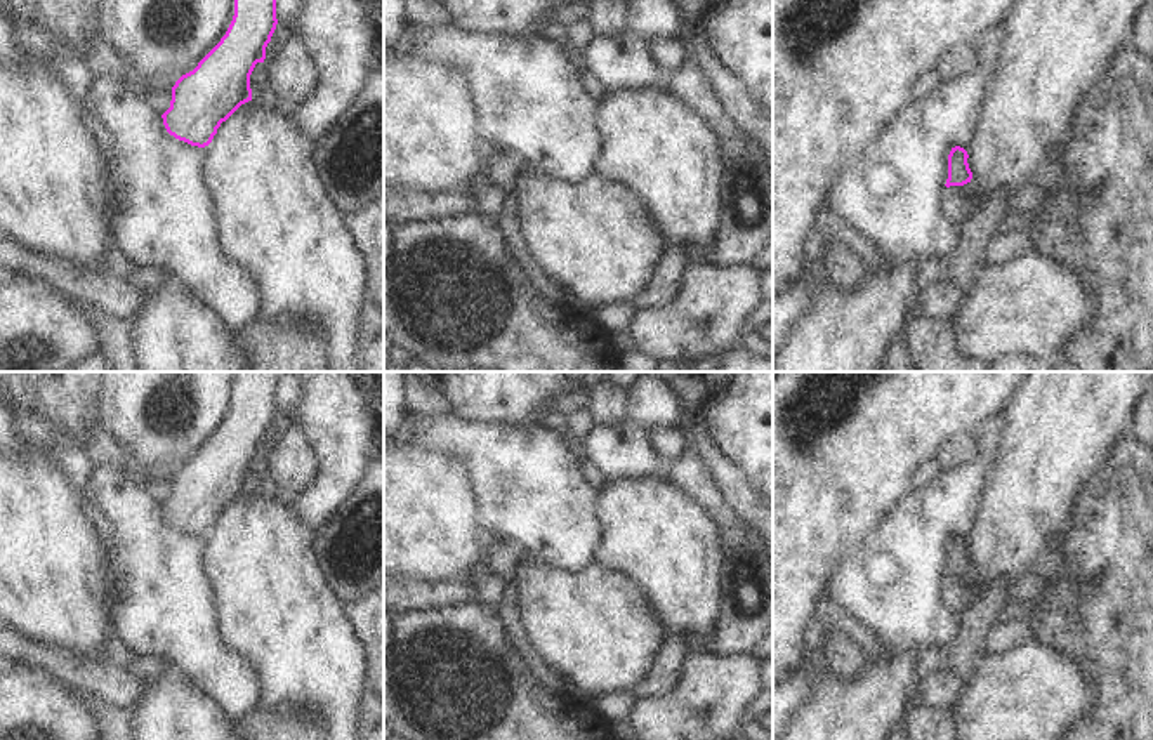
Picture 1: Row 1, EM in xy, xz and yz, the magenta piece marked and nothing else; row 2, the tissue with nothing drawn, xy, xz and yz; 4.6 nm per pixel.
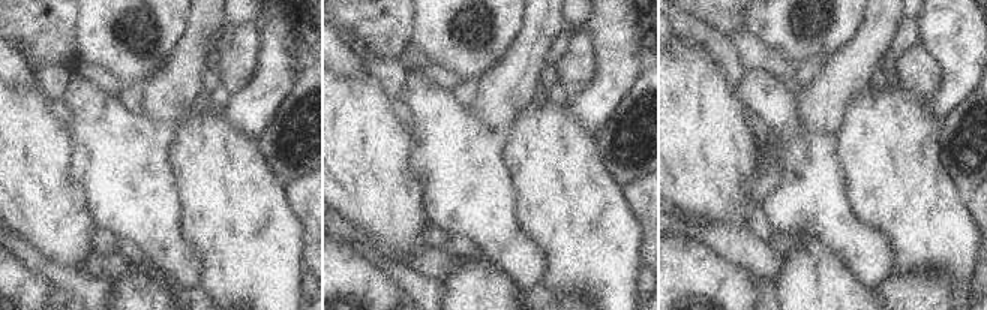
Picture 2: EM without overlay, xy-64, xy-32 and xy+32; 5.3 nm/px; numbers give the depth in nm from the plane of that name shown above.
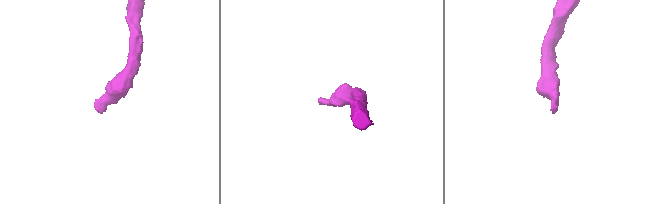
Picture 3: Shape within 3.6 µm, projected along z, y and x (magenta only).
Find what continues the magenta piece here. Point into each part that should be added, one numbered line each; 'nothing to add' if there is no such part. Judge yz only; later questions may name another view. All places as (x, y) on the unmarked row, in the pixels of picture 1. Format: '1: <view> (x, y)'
1: yz (959, 593)

